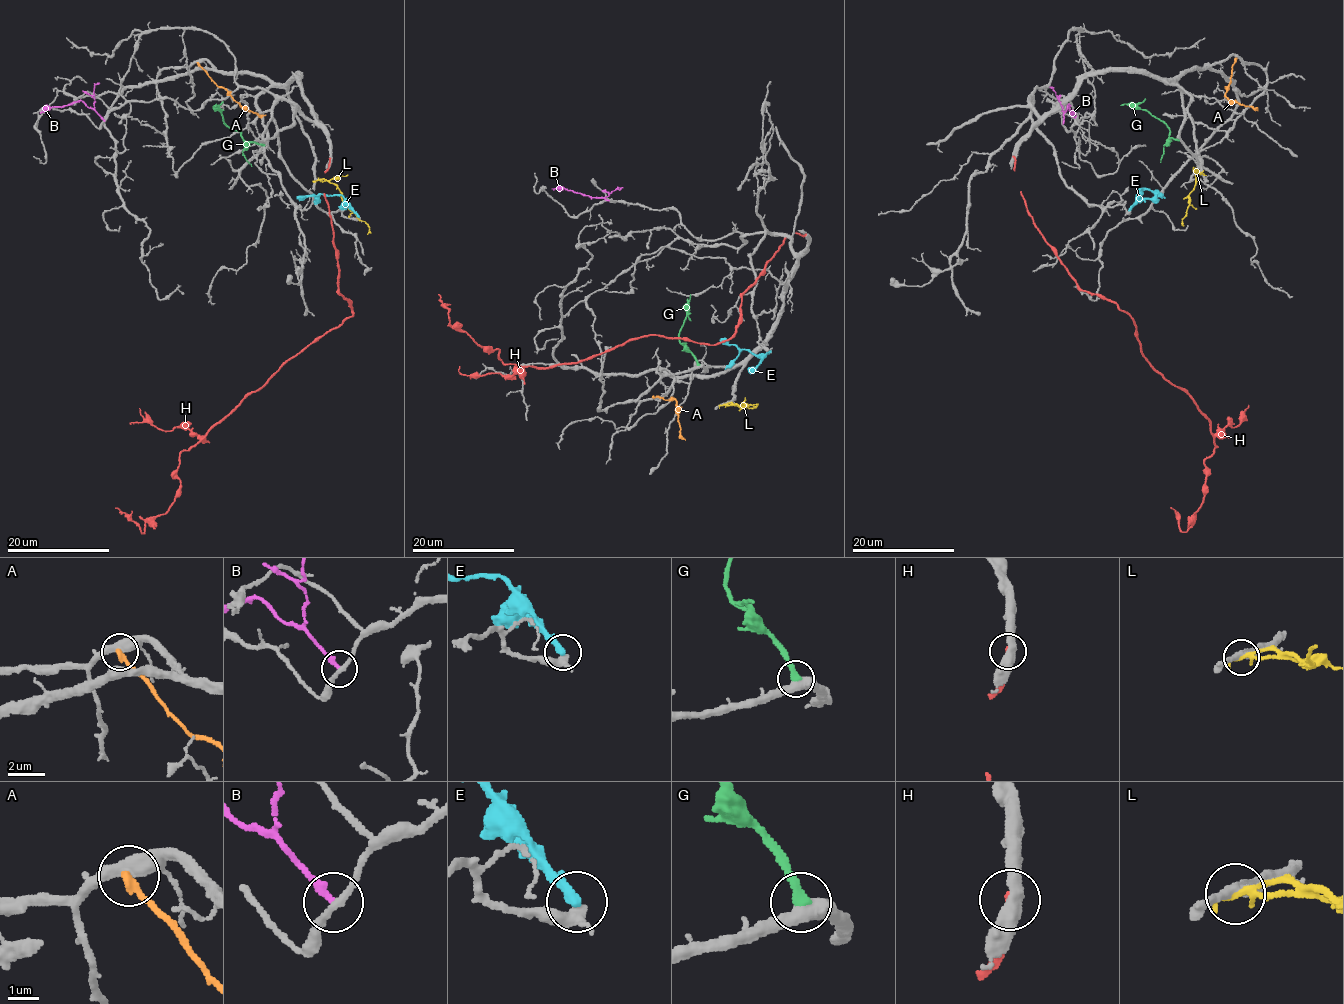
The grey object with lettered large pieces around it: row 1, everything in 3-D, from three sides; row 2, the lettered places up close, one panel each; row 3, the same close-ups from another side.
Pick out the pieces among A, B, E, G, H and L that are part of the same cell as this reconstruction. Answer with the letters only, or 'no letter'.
no letter

